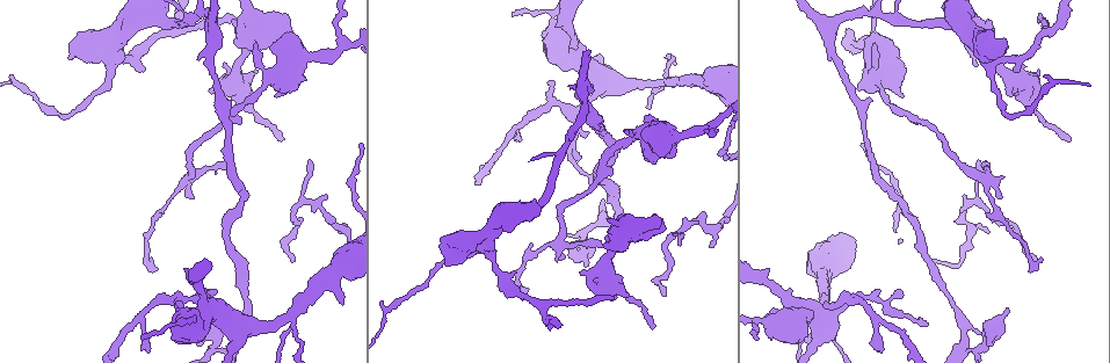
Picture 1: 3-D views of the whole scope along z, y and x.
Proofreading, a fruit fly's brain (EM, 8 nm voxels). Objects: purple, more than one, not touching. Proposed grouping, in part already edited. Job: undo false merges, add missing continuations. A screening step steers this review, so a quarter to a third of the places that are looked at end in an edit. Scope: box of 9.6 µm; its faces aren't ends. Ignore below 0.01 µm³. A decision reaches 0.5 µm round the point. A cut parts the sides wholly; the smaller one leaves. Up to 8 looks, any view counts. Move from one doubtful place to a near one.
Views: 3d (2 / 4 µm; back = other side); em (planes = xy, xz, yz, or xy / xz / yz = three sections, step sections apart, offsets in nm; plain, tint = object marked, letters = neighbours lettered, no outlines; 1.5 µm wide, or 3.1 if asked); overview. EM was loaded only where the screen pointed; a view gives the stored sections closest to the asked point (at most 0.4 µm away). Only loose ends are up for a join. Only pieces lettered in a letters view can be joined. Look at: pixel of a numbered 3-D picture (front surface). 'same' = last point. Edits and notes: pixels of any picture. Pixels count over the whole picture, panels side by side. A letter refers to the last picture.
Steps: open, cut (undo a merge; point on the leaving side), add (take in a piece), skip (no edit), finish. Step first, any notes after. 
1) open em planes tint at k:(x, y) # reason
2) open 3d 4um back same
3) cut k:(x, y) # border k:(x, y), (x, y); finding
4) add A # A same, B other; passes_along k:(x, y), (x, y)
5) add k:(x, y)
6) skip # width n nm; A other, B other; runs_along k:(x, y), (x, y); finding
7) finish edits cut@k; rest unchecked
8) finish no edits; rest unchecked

open 3d 2um back at 1:(1037, 70) # an open end

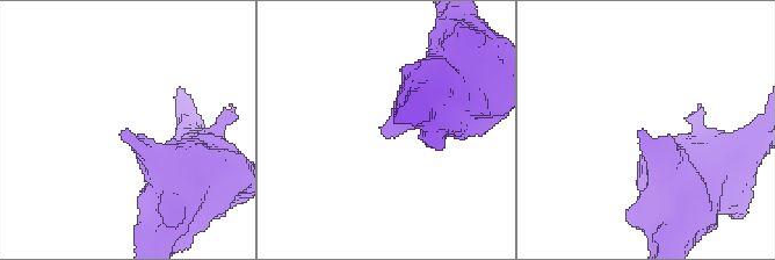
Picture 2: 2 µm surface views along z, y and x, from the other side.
open em planes letters at 2:(387, 134) # shape alone is not enough

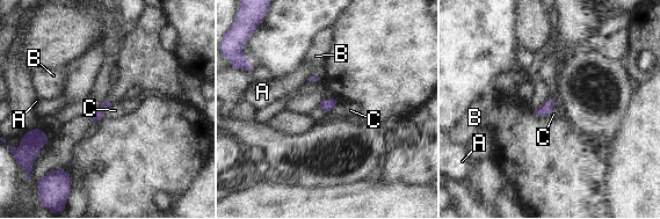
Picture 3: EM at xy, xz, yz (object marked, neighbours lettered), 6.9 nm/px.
skip # A other, B other, C other; border 3:(111, 103), (101, 117); none of them fits

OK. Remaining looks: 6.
open 3d 2um at 1:(712, 247) # thin end

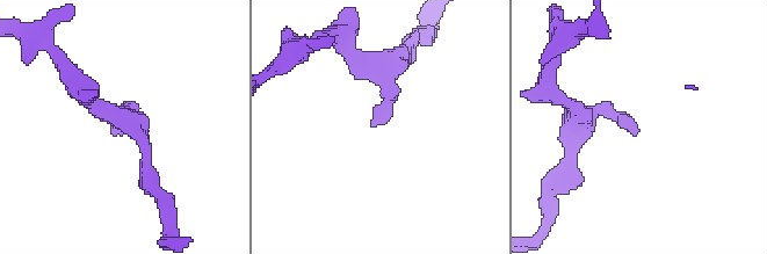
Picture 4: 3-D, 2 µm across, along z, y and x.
open em planes letters at 4:(633, 135)

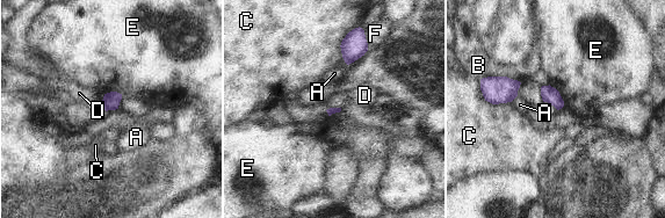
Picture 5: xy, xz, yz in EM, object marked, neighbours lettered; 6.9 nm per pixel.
skip # A other, B other, C other, D other, E other, F other; border 5:(543, 101), (547, 101), (557, 110); none of them fits

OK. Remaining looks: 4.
open em planes letters at 1:(822, 305)

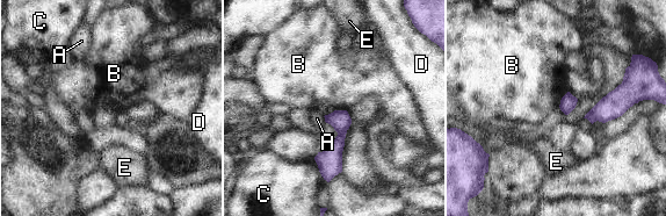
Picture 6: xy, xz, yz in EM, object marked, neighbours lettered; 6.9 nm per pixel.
skip # width 110 nm; A other, B other, C other, D other, E other; runs_along 6:(344, 113), (341, 136), (326, 177); no lettered piece goes on from it

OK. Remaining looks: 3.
finish no edits; rest unchecked

